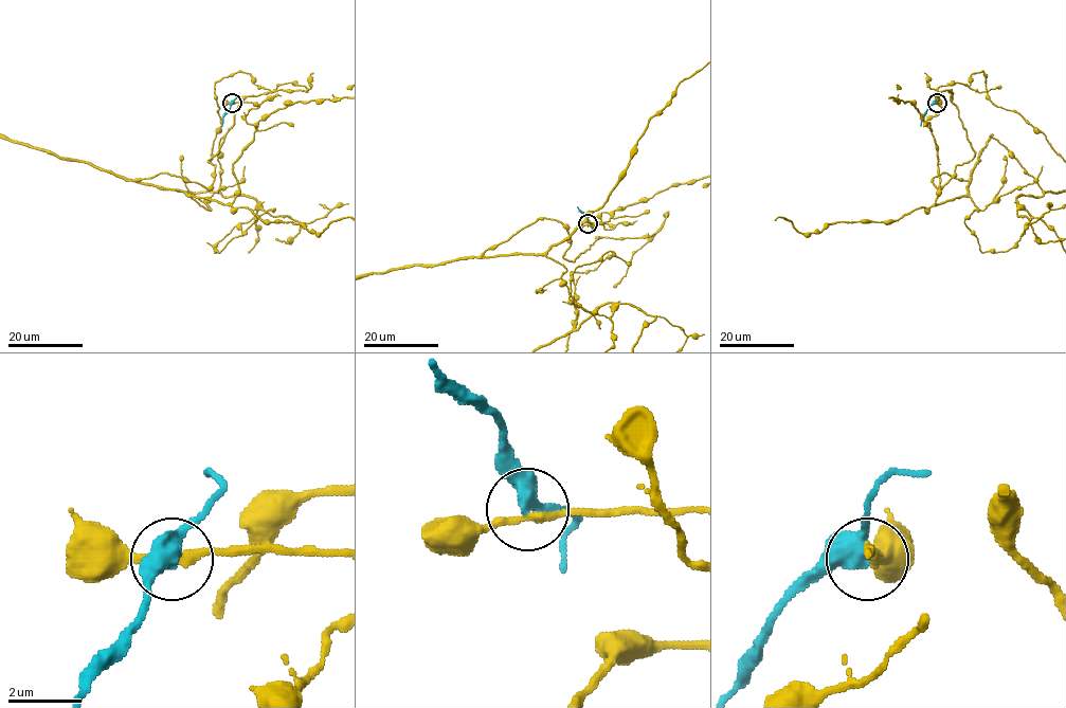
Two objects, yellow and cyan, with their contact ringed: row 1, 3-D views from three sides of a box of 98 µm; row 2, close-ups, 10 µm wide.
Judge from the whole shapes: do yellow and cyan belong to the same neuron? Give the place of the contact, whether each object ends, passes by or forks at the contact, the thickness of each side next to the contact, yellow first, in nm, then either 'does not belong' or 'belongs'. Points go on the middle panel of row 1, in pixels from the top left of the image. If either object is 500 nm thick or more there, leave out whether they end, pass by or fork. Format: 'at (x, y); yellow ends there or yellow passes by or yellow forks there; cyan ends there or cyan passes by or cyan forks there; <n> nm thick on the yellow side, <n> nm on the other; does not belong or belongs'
at (588, 223); yellow passes by; cyan passes by; 240 nm thick on the yellow side, 400 nm on the other; belongs

